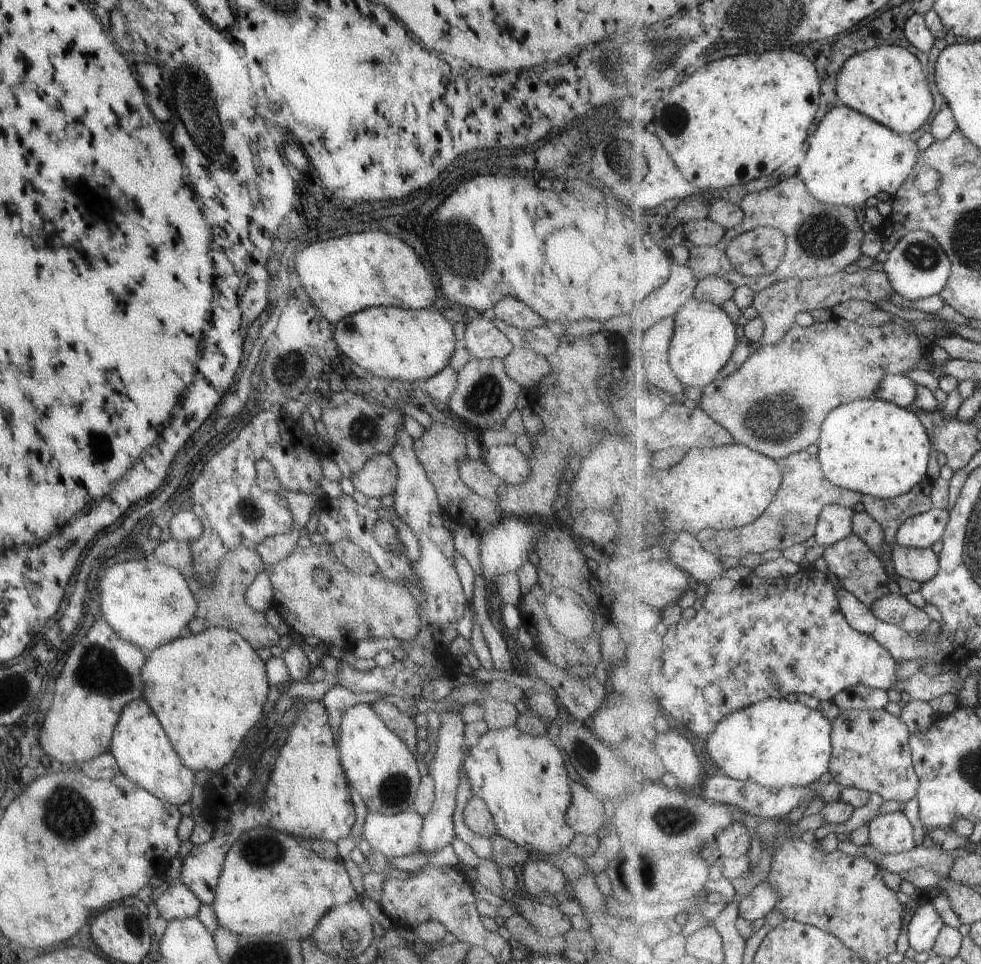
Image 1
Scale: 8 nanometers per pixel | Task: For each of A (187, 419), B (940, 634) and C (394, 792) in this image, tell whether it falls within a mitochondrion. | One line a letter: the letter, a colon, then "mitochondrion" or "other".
A: other
B: other
C: mitochondrion

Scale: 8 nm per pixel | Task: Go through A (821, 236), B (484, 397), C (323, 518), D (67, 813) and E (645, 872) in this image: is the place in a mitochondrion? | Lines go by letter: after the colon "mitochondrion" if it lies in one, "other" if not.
A: mitochondrion
B: mitochondrion
C: other
D: mitochondrion
E: mitochondrion

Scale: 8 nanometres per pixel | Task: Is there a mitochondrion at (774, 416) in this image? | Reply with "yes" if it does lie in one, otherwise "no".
yes

